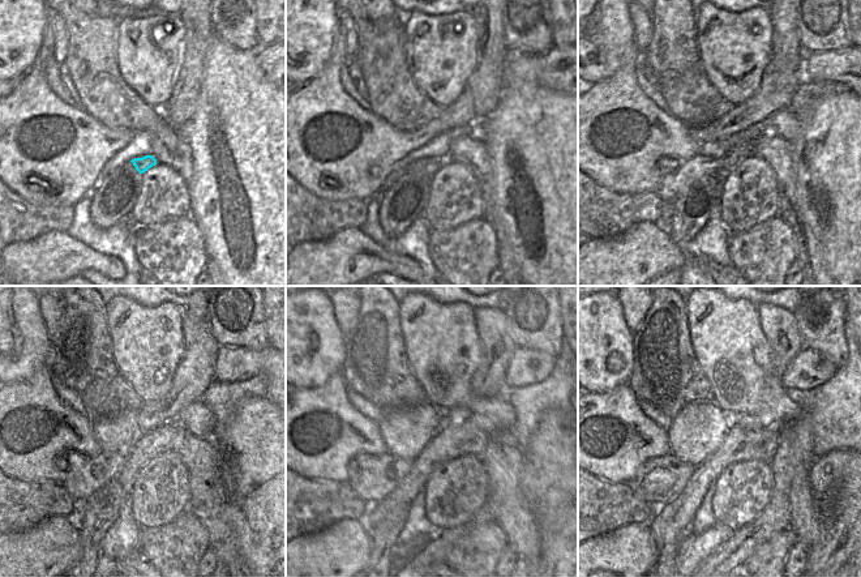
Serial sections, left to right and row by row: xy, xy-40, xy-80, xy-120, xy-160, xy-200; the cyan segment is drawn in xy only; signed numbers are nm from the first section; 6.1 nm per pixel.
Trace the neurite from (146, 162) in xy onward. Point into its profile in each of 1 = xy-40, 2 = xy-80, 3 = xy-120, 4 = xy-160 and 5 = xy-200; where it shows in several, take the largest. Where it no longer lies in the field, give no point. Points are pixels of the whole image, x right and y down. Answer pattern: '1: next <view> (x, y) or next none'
1: next xy-40 (428, 165)
2: next xy-80 (673, 184)
3: next xy-120 (84, 474)
4: next xy-160 (371, 477)
5: next xy-200 (660, 479)

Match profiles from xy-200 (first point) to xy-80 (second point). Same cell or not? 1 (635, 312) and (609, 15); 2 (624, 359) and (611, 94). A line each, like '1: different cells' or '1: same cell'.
1: different cells
2: different cells

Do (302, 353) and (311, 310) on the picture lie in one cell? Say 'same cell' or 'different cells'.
same cell

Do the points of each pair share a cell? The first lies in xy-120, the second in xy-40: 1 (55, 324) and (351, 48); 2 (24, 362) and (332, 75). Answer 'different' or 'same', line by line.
1: same
2: different

